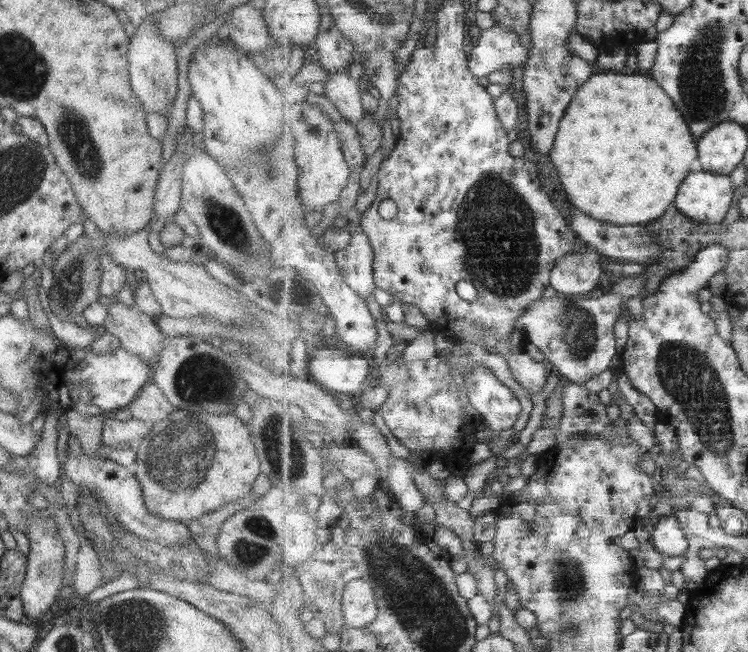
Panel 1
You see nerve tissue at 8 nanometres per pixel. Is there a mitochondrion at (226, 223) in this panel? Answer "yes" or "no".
yes

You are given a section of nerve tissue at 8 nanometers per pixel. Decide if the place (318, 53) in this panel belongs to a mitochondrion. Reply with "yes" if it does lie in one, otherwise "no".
no

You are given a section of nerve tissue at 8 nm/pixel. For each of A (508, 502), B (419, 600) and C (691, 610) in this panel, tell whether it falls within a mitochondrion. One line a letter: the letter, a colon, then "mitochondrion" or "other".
A: other
B: mitochondrion
C: other

